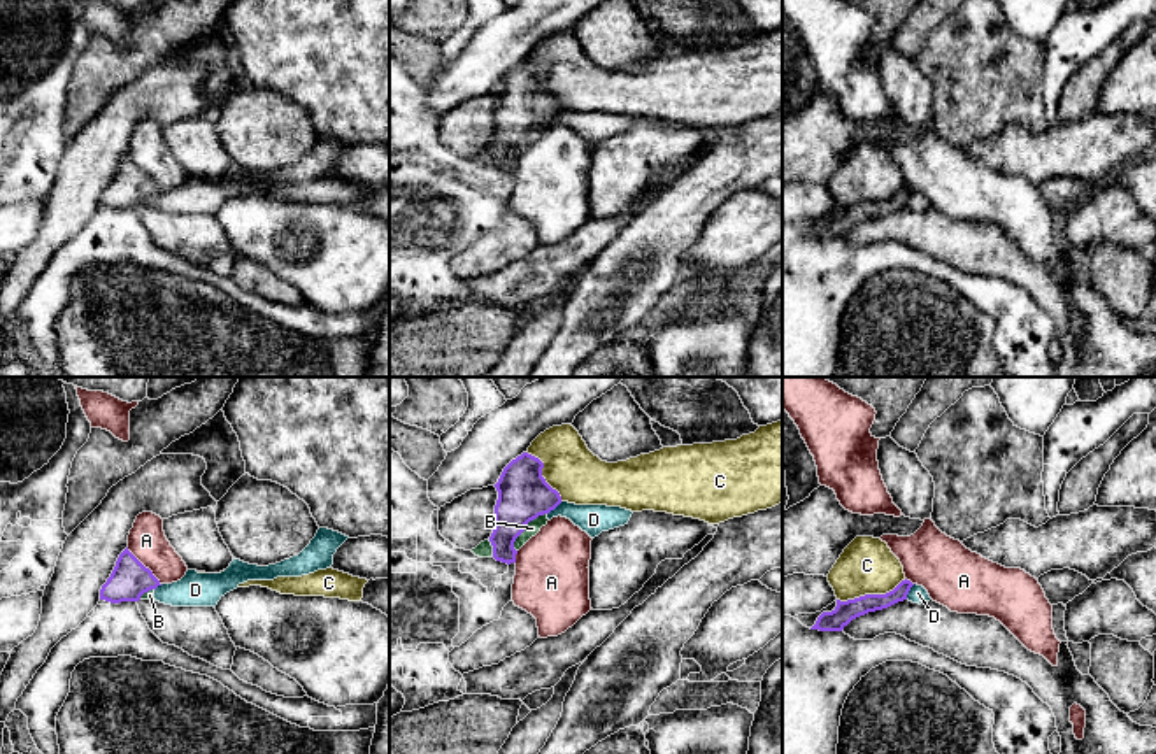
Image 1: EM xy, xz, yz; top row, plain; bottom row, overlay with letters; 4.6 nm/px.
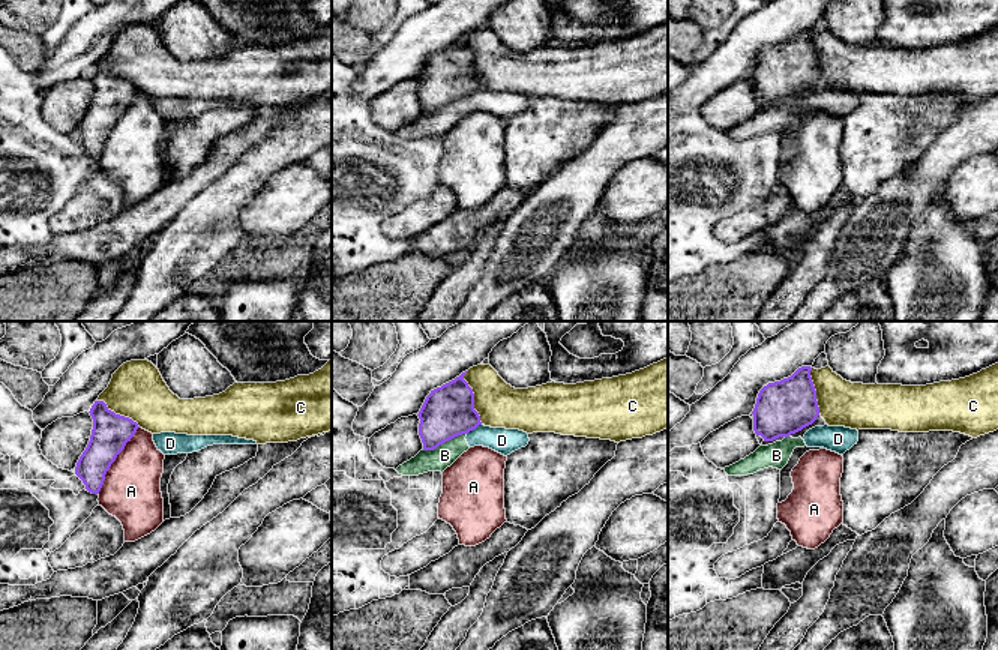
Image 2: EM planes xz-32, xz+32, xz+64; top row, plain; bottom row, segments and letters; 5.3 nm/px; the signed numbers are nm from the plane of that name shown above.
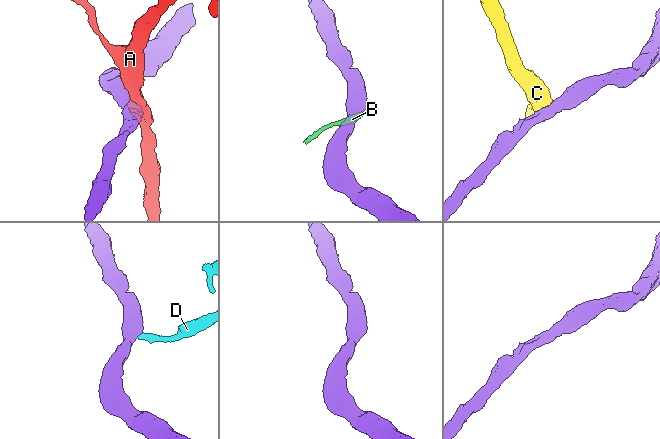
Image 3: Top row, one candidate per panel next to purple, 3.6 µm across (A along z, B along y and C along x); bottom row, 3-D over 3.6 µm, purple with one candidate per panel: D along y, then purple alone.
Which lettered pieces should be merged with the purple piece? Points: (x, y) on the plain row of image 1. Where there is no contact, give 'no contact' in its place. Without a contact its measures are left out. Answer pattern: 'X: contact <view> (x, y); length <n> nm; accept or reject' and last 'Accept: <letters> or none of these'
A: contact xy (144, 174); length 240 nm; reject
B: contact xz (523, 135); length 240 nm; reject
C: contact yz (870, 202); length 340 nm; reject
D: contact yz (909, 197); length 80 nm; reject
Accept: none of these

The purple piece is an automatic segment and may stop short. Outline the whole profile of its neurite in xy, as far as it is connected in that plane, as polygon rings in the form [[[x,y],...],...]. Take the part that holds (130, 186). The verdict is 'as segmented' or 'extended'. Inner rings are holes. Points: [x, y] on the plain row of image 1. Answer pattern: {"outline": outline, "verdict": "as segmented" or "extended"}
{"outline": [[[128,154],[119,161],[116,174],[100,196],[100,207],[111,210],[139,209],[140,203],[156,196],[160,188],[146,175]]], "verdict": "as segmented"}

